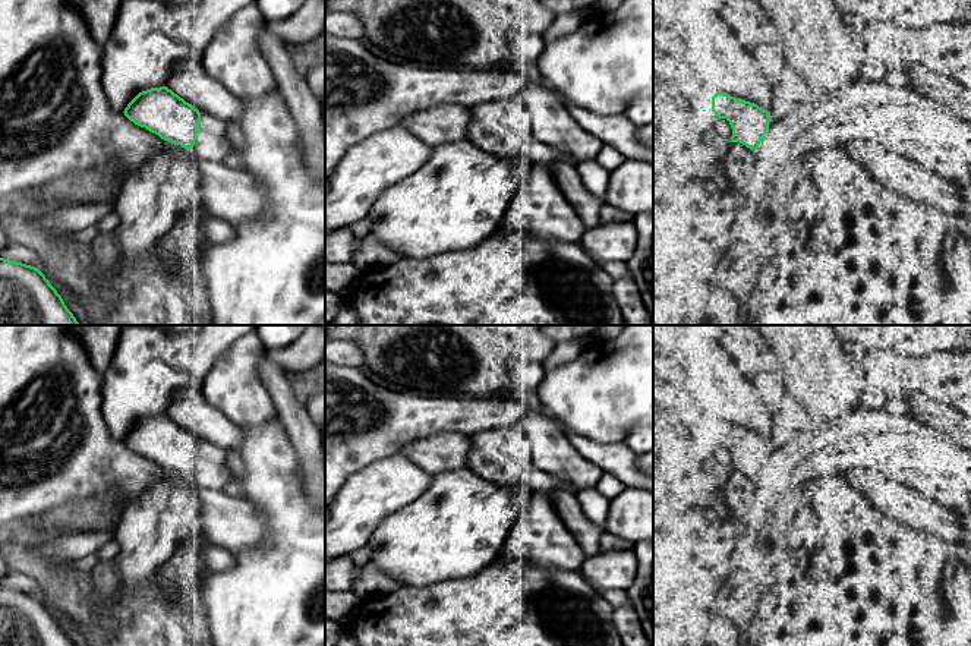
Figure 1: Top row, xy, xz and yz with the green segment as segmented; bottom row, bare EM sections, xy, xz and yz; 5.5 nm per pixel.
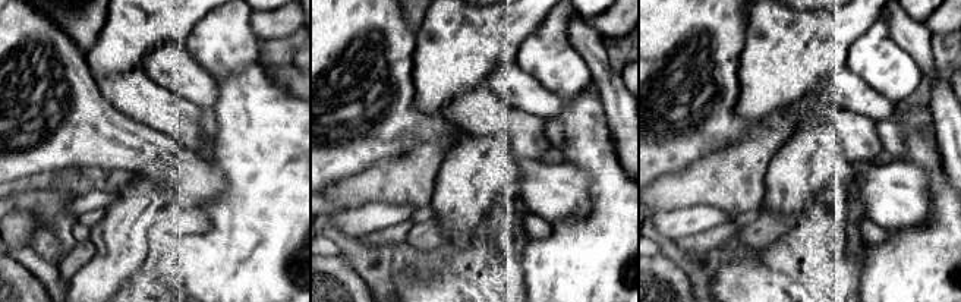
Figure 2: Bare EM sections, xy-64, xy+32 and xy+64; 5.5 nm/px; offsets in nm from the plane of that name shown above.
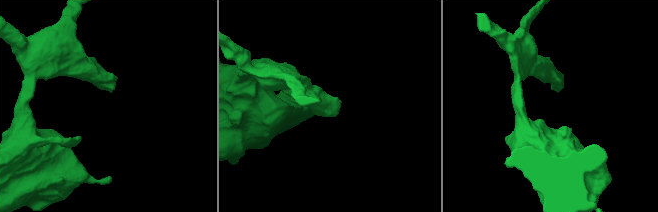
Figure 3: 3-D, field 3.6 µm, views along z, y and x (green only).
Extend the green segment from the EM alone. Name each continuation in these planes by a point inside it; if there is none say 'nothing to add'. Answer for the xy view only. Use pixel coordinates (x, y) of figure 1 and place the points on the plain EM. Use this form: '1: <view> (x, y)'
1: xy (211, 472)

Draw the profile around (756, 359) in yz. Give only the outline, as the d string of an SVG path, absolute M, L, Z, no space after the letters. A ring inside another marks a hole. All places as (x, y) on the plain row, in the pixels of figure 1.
M709 325L707 333L776 412L788 388L785 368L766 340L751 325Z

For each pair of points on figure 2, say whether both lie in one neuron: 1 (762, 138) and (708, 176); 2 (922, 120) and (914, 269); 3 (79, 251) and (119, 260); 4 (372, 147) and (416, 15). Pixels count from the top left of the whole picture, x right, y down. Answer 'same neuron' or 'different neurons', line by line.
1: same neuron
2: same neuron
3: different neurons
4: different neurons

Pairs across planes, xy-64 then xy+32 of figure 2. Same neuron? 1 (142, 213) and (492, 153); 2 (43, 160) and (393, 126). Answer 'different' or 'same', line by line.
1: same
2: same

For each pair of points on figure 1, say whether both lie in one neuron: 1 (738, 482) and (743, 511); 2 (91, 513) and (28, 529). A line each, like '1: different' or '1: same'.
1: same
2: same

